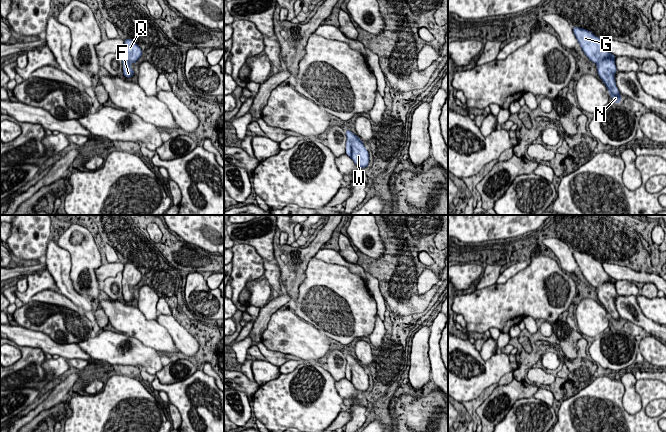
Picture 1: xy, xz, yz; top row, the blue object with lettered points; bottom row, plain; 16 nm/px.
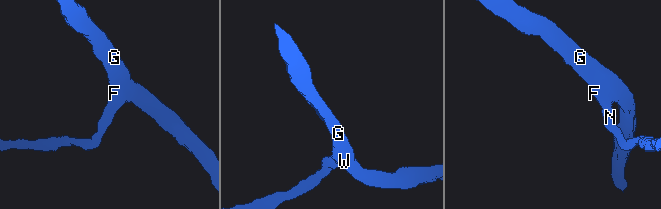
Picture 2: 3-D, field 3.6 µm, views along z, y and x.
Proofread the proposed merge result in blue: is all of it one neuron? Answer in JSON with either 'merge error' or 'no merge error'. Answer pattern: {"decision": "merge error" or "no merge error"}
{"decision": "no merge error"}

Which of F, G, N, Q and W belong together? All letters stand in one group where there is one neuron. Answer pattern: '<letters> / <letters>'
F G N Q W

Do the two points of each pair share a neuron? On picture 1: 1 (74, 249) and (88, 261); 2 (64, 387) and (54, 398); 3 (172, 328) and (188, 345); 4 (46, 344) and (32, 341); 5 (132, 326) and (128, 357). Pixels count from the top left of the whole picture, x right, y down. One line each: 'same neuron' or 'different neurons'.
1: same neuron
2: same neuron
3: same neuron
4: same neuron
5: different neurons

